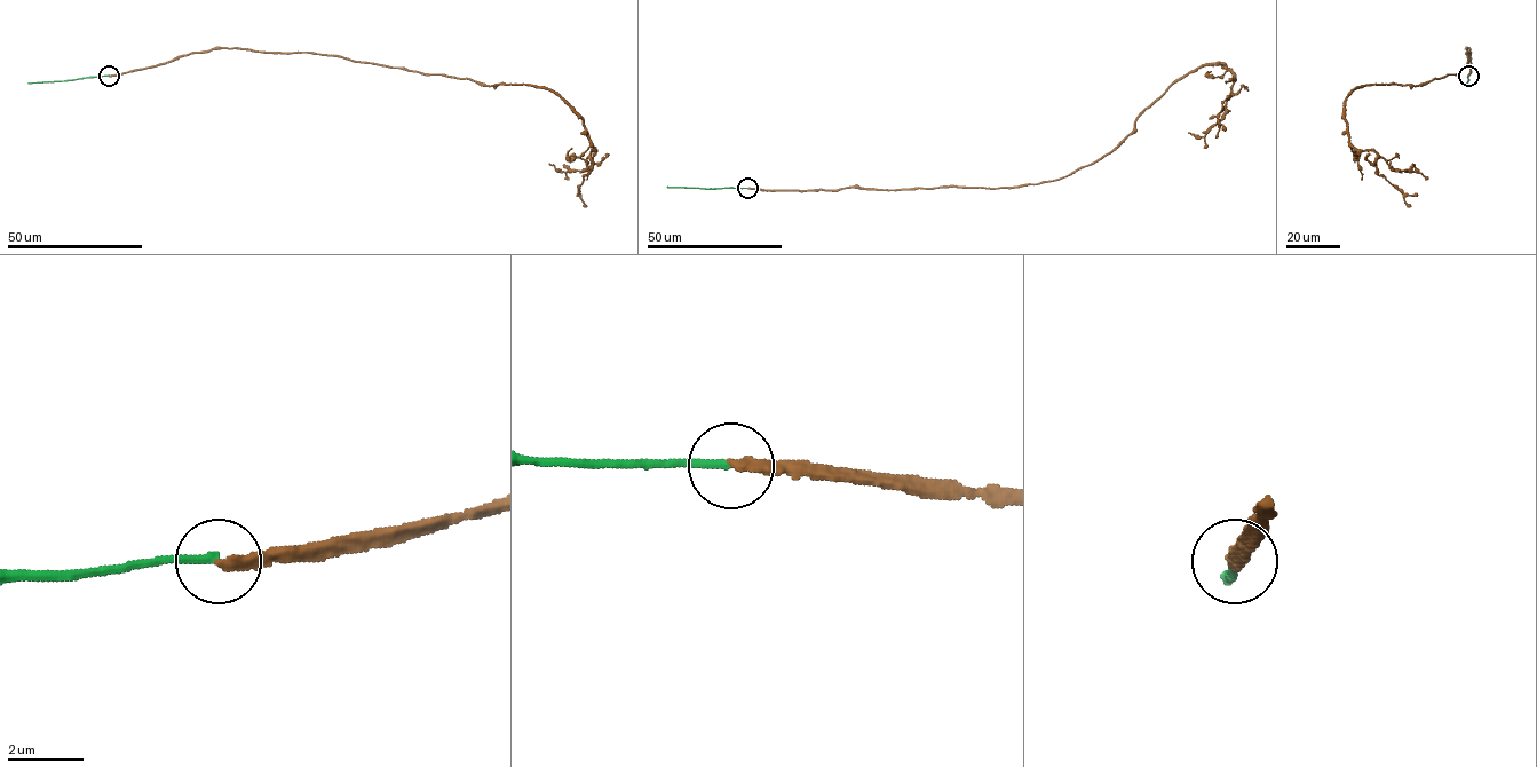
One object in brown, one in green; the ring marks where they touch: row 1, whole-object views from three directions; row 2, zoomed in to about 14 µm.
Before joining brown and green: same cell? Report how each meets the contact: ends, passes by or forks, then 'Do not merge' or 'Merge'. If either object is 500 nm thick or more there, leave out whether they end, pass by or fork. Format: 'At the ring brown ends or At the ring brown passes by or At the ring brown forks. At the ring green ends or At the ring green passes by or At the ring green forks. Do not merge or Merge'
At the ring brown ends. At the ring green ends. Do not merge

